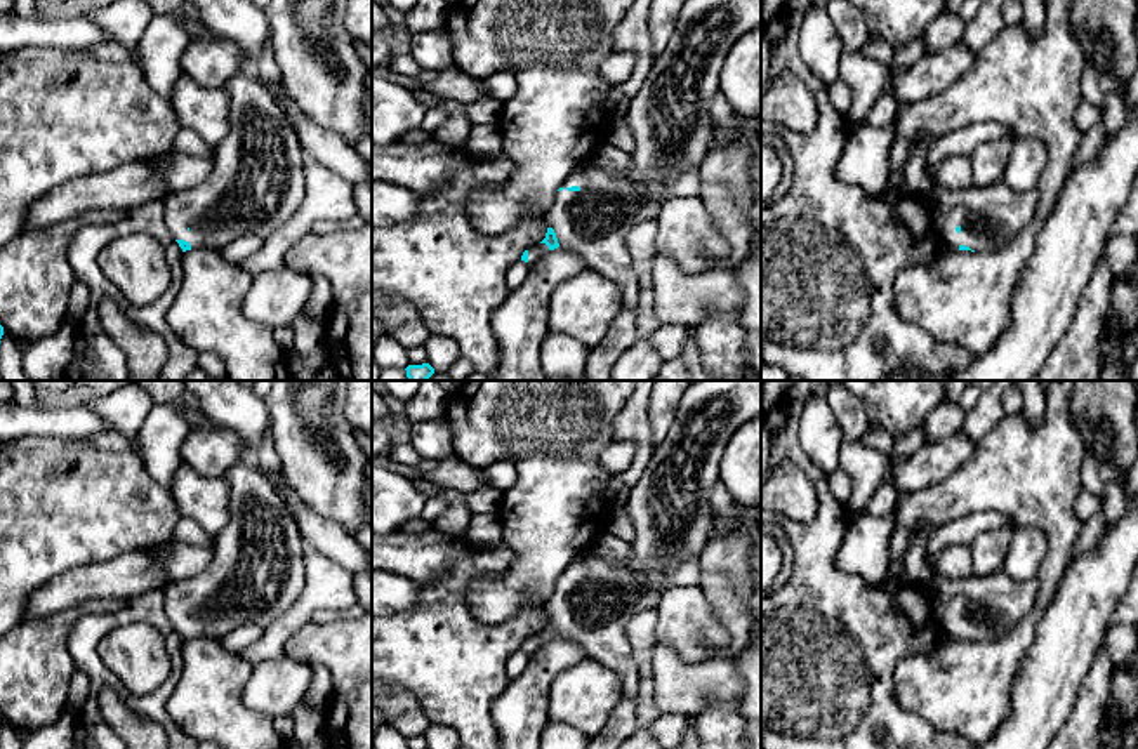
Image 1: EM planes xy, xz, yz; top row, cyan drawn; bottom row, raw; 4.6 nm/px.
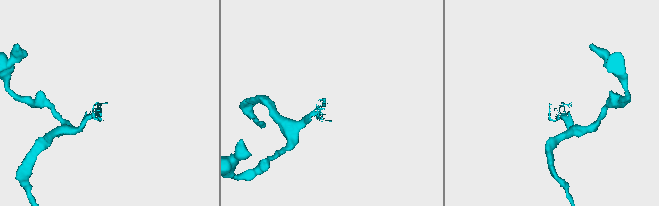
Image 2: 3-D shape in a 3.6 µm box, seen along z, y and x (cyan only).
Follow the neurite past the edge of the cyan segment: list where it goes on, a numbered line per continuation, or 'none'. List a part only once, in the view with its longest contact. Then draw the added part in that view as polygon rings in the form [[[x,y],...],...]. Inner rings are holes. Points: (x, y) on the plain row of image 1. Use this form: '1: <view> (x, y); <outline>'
1: xz (671, 511); [[[695,381],[683,393],[665,438],[652,450],[643,476],[625,504],[634,525],[631,556],[624,563],[613,563],[589,547],[563,570],[554,593],[544,603],[544,612],[554,619],[559,636],[577,641],[586,657],[620,678],[620,700],[586,749],[619,749],[636,730],[639,655],[625,636],[625,626],[641,610],[655,608],[672,586],[669,573],[679,565],[697,561],[705,549],[714,520],[711,495],[721,480],[724,448],[740,426],[759,417],[761,381]]]

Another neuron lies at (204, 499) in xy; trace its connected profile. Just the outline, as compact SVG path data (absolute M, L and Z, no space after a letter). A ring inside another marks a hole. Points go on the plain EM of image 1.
M181 461L170 487L181 516L195 520L215 537L229 523L229 485L224 476L207 478Z

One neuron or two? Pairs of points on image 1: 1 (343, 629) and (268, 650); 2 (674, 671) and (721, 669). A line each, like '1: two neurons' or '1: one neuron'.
1: two neurons
2: one neuron

